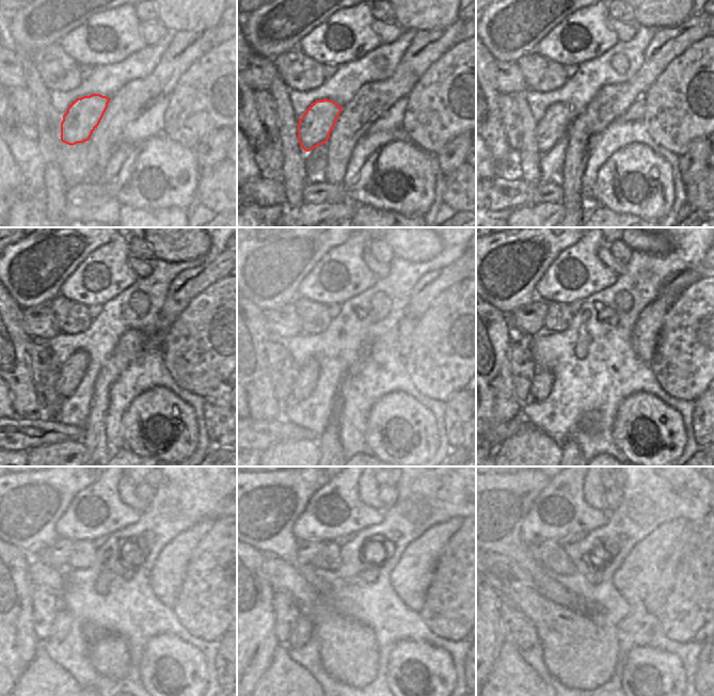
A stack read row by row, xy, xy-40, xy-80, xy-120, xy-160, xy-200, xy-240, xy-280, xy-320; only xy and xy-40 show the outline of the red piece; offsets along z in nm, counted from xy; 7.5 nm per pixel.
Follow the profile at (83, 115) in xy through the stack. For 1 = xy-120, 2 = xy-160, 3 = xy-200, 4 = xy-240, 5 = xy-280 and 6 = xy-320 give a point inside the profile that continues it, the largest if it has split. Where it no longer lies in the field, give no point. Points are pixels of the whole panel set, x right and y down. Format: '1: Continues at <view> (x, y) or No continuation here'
1: Continues at xy-120 (70, 373)
2: Continues at xy-160 (307, 375)
3: Continues at xy-200 (542, 382)
4: Continues at xy-240 (62, 625)
5: Continues at xy-280 (302, 632)
6: Continues at xy-320 (527, 637).

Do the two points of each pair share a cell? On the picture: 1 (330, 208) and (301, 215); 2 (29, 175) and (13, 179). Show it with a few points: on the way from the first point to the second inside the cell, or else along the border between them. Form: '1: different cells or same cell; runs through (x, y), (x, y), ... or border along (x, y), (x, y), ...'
1: same cell; runs through (322, 211), (308, 215)
2: different cells; border along (11, 155), (25, 184), (41, 194)

